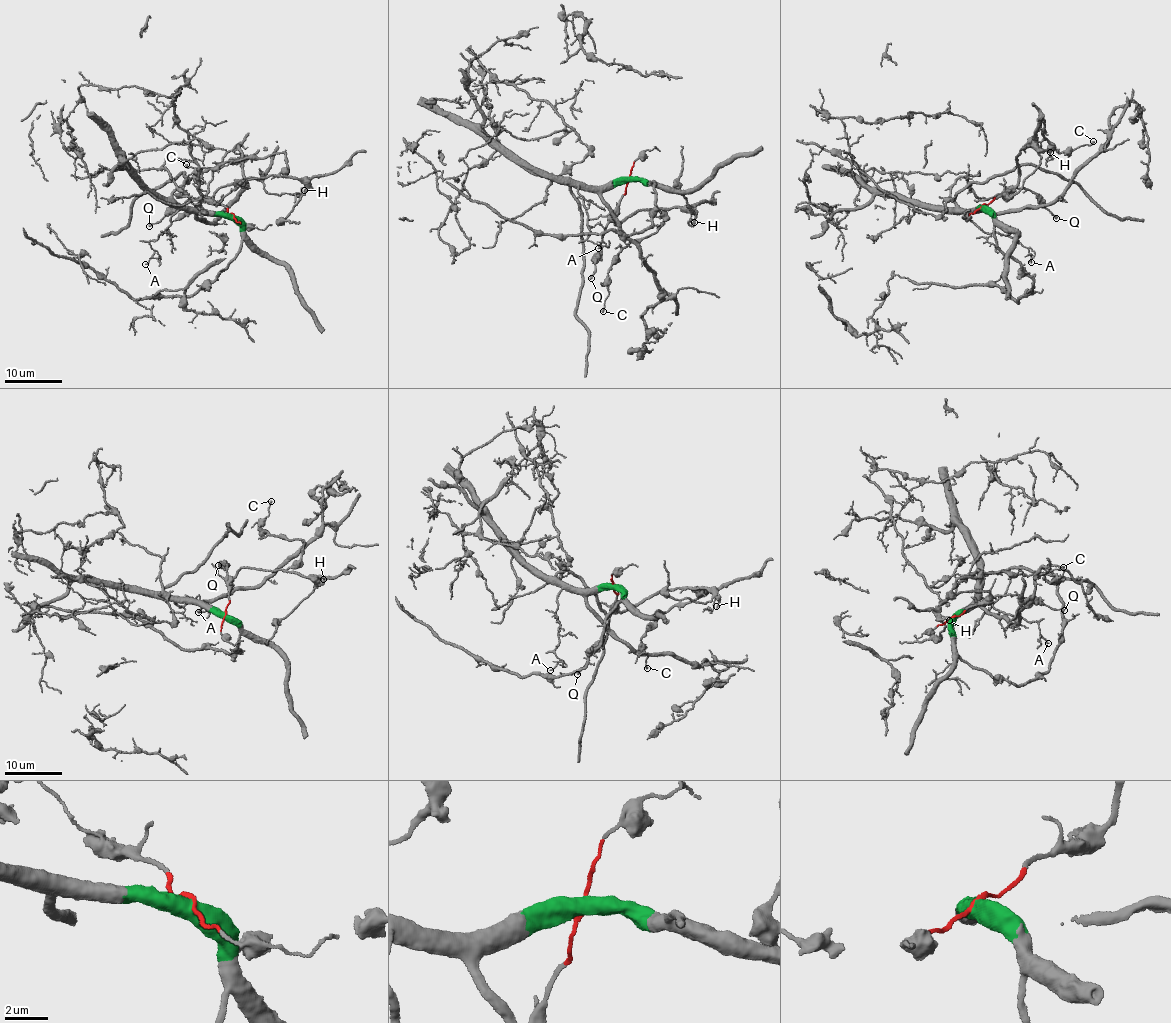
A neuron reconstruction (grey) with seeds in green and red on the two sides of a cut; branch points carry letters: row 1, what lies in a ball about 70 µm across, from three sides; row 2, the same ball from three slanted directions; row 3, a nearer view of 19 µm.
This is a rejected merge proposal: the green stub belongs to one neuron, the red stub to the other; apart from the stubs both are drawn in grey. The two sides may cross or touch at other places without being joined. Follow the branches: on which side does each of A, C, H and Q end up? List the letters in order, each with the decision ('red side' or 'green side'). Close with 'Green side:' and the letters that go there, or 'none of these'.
A: green side
C: red side
H: red side
Q: red side
Green side: A

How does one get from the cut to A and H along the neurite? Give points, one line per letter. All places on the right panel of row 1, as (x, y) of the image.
A: (982, 206), (967, 214), (968, 218), (986, 233), (1018, 240), (1028, 249), (1031, 262)
H: (982, 206), (1018, 184), (1016, 157), (1021, 149), (1032, 145), (1050, 152)

